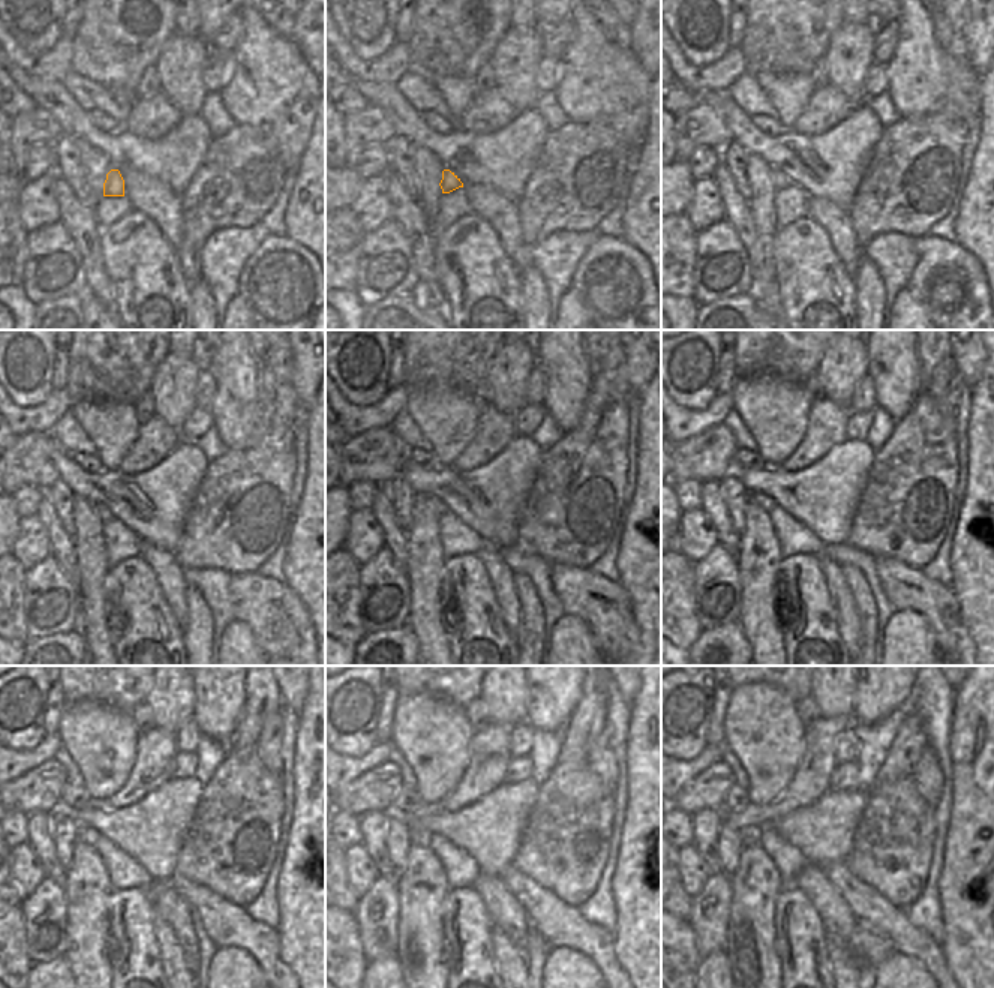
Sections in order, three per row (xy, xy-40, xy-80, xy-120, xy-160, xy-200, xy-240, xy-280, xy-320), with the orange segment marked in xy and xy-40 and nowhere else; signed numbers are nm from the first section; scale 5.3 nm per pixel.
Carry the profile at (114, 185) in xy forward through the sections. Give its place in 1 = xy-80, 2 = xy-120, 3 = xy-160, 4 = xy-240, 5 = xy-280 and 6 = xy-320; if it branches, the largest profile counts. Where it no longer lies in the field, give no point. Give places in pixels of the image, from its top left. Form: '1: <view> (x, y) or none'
1: xy-80 (778, 179)
2: xy-120 (104, 513)
3: xy-160 (434, 504)
4: xy-240 (89, 835)
5: xy-280 (419, 835)
6: xy-320 (751, 835)

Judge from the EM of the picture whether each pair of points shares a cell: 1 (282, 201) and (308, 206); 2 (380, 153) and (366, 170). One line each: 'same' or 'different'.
1: different
2: same

